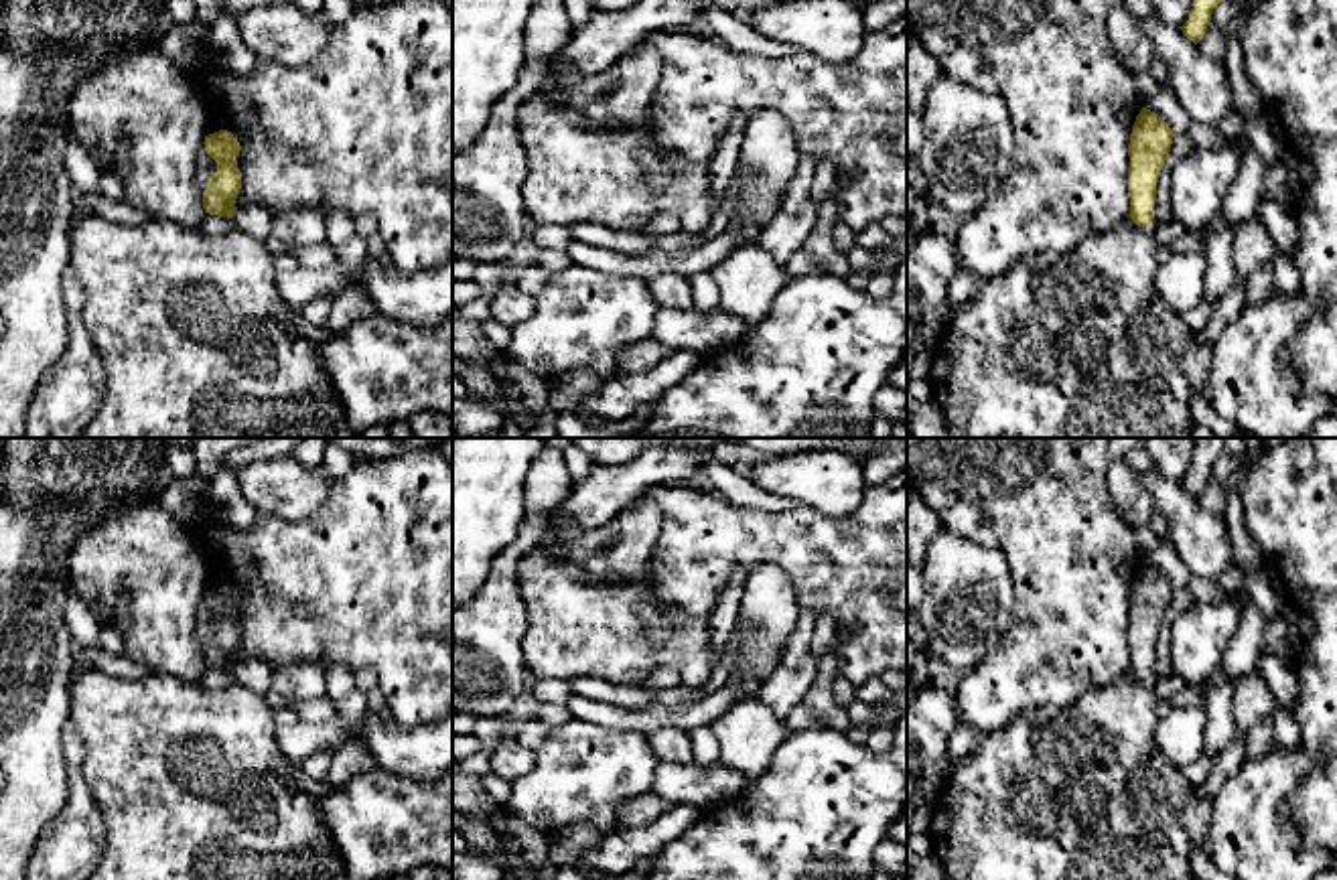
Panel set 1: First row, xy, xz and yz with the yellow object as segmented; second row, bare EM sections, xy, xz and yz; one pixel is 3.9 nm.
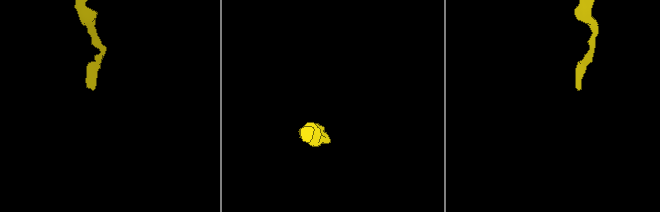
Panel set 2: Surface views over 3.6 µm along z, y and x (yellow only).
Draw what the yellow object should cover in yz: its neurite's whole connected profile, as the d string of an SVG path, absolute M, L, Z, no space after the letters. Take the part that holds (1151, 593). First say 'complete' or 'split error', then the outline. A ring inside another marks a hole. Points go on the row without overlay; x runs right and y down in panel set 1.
split error; M1146 562L1140 564L1128 598L1128 651L1130 671L1136 677L1134 681L1124 677L1112 685L1083 693L1071 706L1043 706L1033 712L1018 714L1002 728L980 736L976 750L952 773L933 807L929 837L933 841L933 856L945 870L945 880L1197 880L1189 864L1189 833L1181 819L1183 803L1193 787L1181 771L1158 752L1154 740L1158 698L1150 679L1154 673L1156 635L1165 612L1171 606L1173 592L1173 584L1158 568Z

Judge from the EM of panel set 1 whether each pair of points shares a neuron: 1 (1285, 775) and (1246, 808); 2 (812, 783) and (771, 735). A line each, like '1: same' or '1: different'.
1: same
2: different

